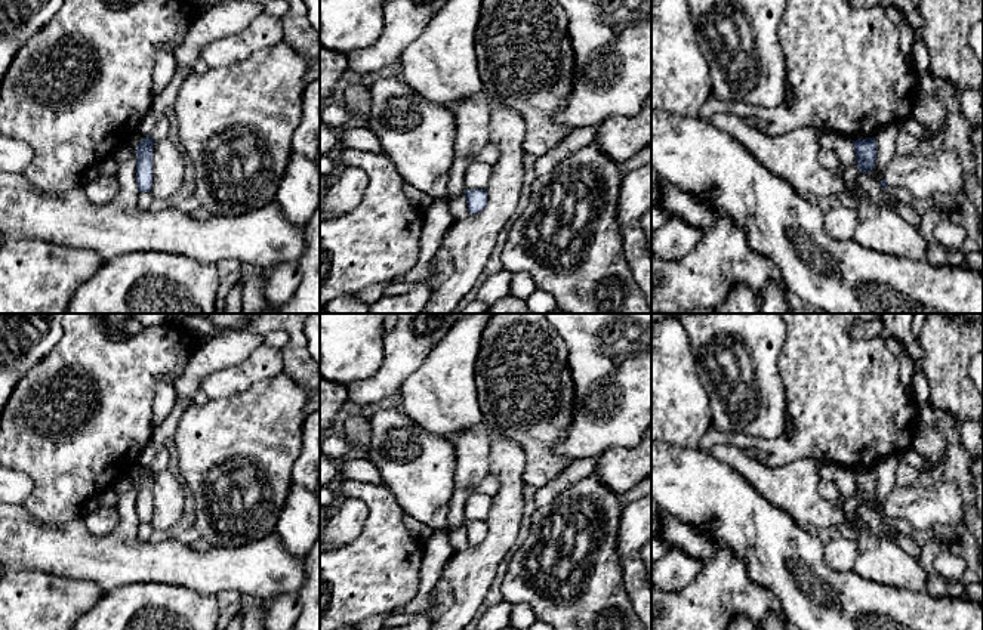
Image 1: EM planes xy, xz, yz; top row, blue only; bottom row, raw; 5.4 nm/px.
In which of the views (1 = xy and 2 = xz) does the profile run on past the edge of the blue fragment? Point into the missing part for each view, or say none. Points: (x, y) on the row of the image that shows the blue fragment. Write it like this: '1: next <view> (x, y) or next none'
1: next none
2: next none

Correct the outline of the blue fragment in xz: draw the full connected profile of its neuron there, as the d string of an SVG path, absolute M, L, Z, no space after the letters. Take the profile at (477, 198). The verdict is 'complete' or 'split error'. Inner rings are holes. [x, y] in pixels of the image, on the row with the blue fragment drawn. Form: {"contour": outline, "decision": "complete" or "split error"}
{"contour": "M466 189L465 197L469 214L480 213L487 206L486 189Z", "decision": "complete"}

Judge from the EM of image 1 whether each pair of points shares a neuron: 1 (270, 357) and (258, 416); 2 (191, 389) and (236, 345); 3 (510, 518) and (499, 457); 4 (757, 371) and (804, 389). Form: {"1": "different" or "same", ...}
{"1": "different", "2": "same", "3": "same", "4": "different"}

